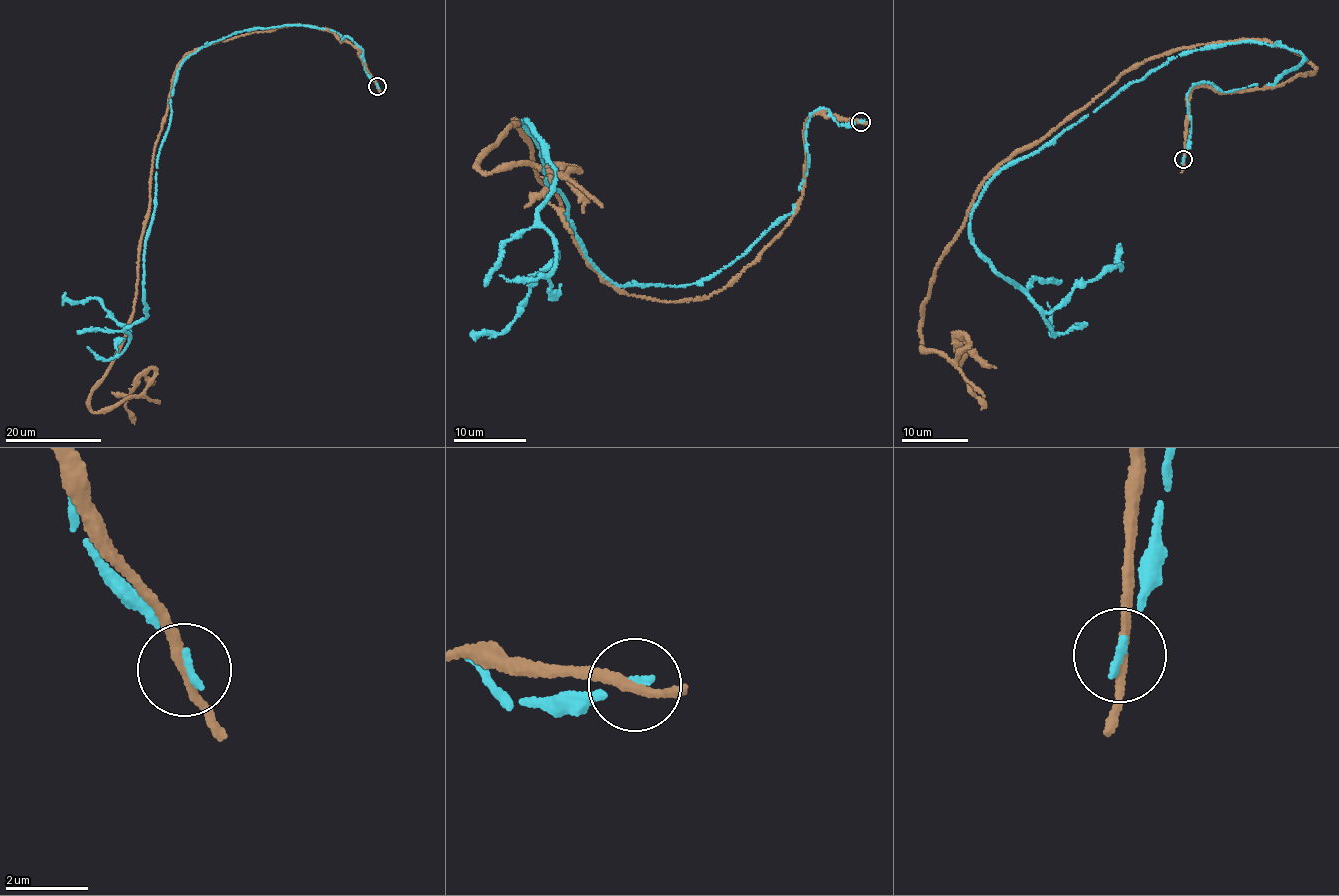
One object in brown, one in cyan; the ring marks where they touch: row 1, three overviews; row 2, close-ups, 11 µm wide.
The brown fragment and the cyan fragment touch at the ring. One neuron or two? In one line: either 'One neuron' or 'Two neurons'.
Two neurons

